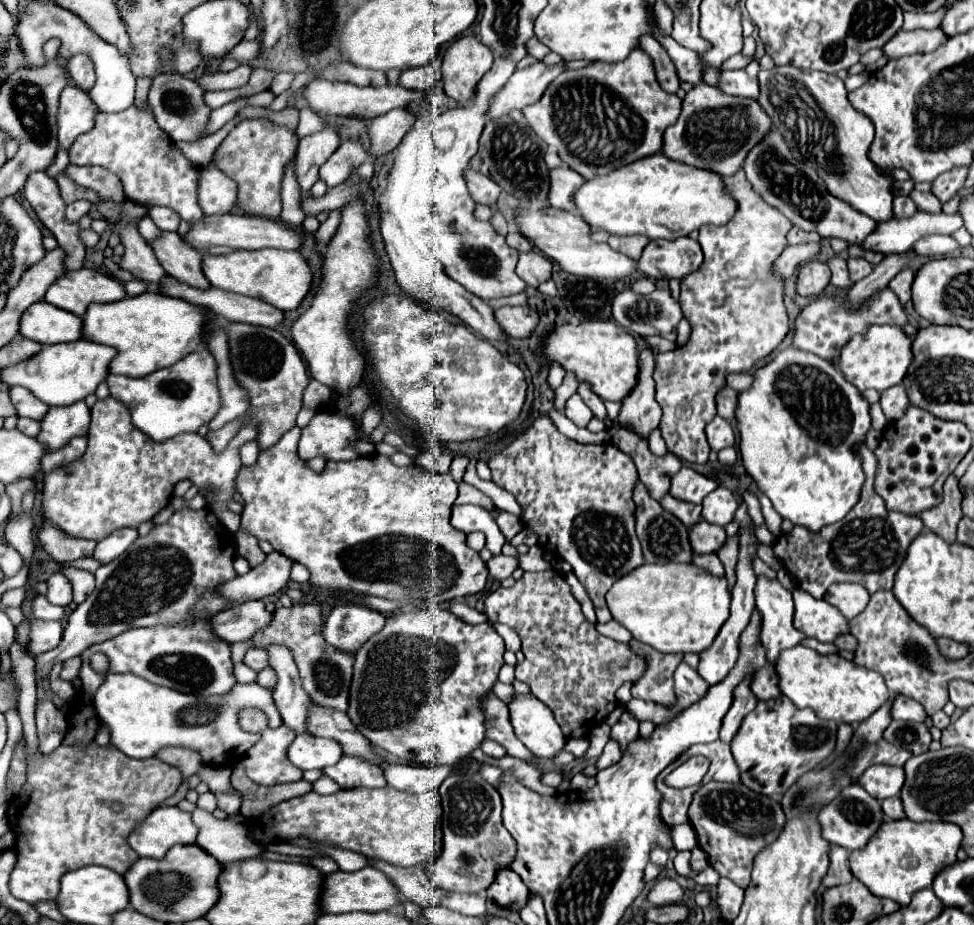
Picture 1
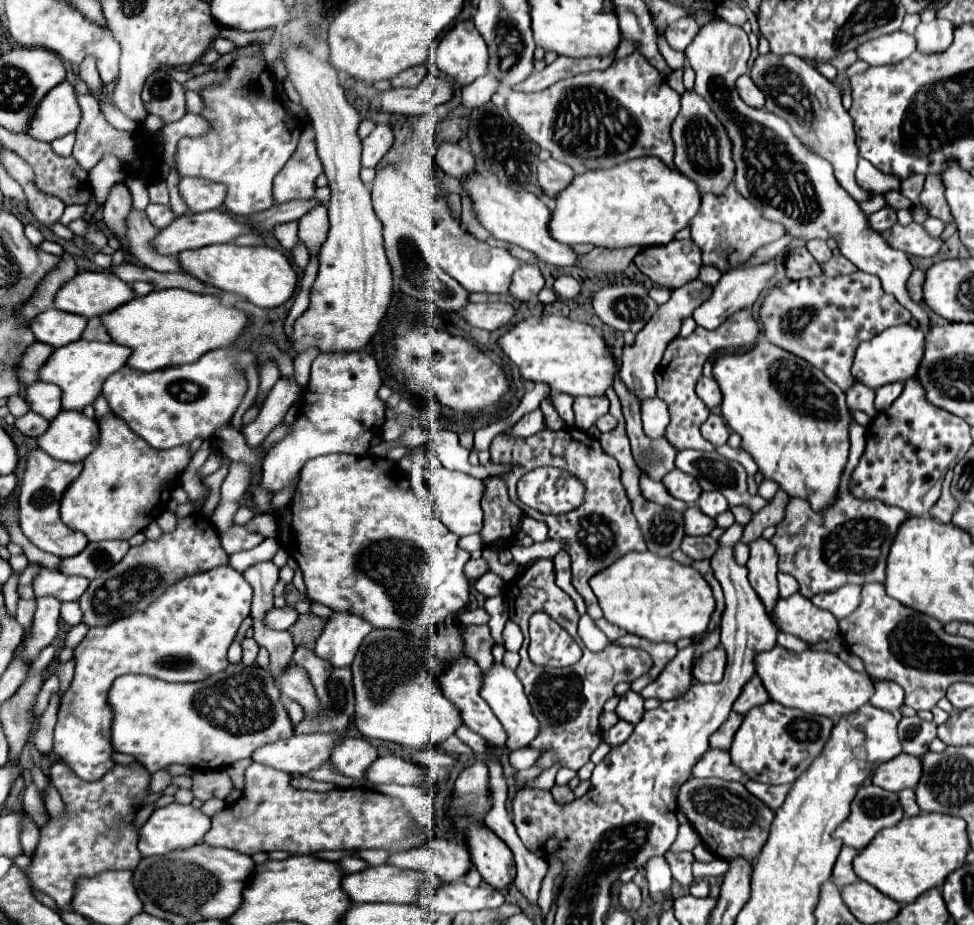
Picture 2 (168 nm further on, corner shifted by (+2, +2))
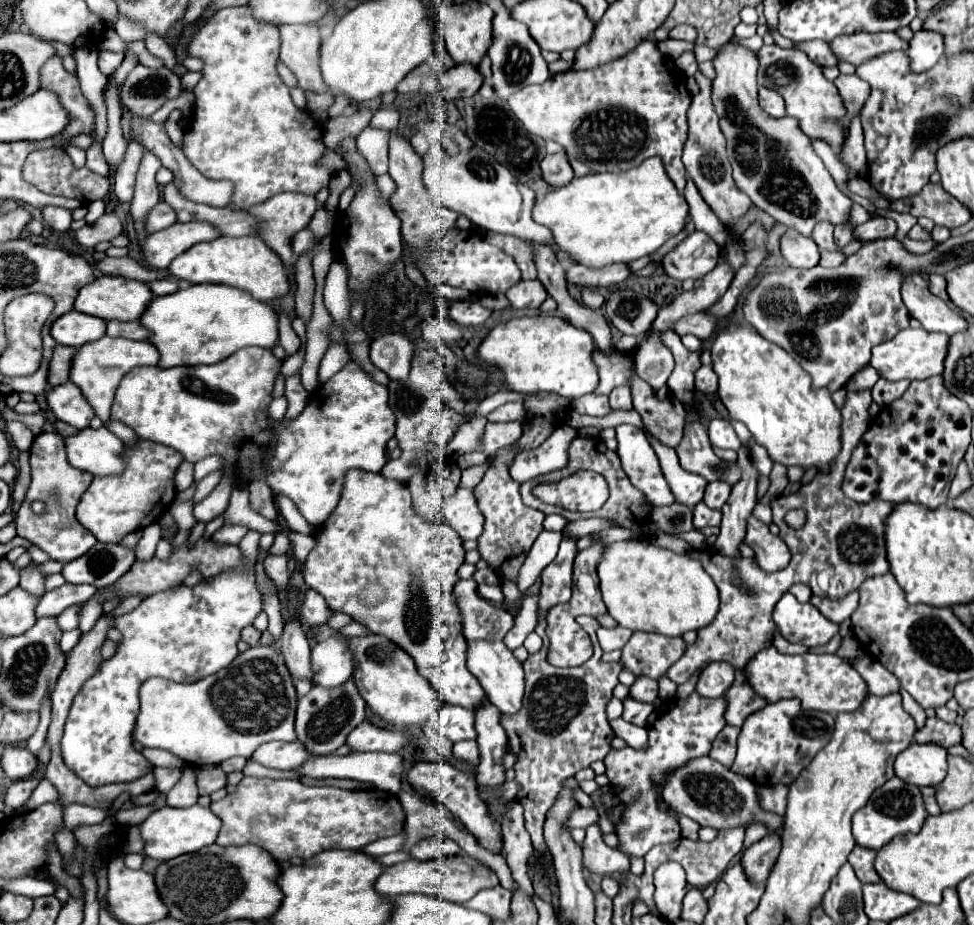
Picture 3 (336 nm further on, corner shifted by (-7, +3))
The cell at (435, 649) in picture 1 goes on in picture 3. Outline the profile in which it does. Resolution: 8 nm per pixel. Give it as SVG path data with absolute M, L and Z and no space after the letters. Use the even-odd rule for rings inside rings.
M382 635L368 637L348 637L346 645L352 649L354 657L354 683L362 699L372 707L372 711L390 725L420 725L432 721L442 705L440 693L418 675L414 661L398 645Z

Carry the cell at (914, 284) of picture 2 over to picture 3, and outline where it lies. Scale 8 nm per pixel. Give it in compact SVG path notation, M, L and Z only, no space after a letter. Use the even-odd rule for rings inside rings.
M930 275L930 283L928 285L930 285L930 291L934 295L938 295L944 301L950 301L950 297L946 293L946 279L942 275Z

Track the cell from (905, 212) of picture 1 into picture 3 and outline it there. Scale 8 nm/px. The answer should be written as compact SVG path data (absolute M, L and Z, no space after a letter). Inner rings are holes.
M874 217L868 219L864 225L854 227L854 241L870 241L870 239L878 239L878 237L892 237L896 233L896 223L892 219L886 217Z

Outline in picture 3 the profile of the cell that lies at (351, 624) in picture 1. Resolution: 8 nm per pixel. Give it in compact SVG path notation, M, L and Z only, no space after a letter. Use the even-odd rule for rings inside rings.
M336 633L328 641L318 643L310 655L312 663L312 681L314 685L334 689L344 685L352 677L354 663L350 661L350 649L342 641L342 635Z

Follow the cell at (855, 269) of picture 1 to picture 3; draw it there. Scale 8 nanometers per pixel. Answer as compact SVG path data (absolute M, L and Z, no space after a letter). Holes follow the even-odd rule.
M820 251L820 265L822 267L838 267L846 257L838 251Z

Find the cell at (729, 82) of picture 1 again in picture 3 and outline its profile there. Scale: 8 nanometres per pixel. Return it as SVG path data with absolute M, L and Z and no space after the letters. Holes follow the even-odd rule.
M760 87L760 105L762 105L762 109L764 109L770 117L784 117L784 115L786 115L782 95L780 95L780 93L774 93L772 89Z

